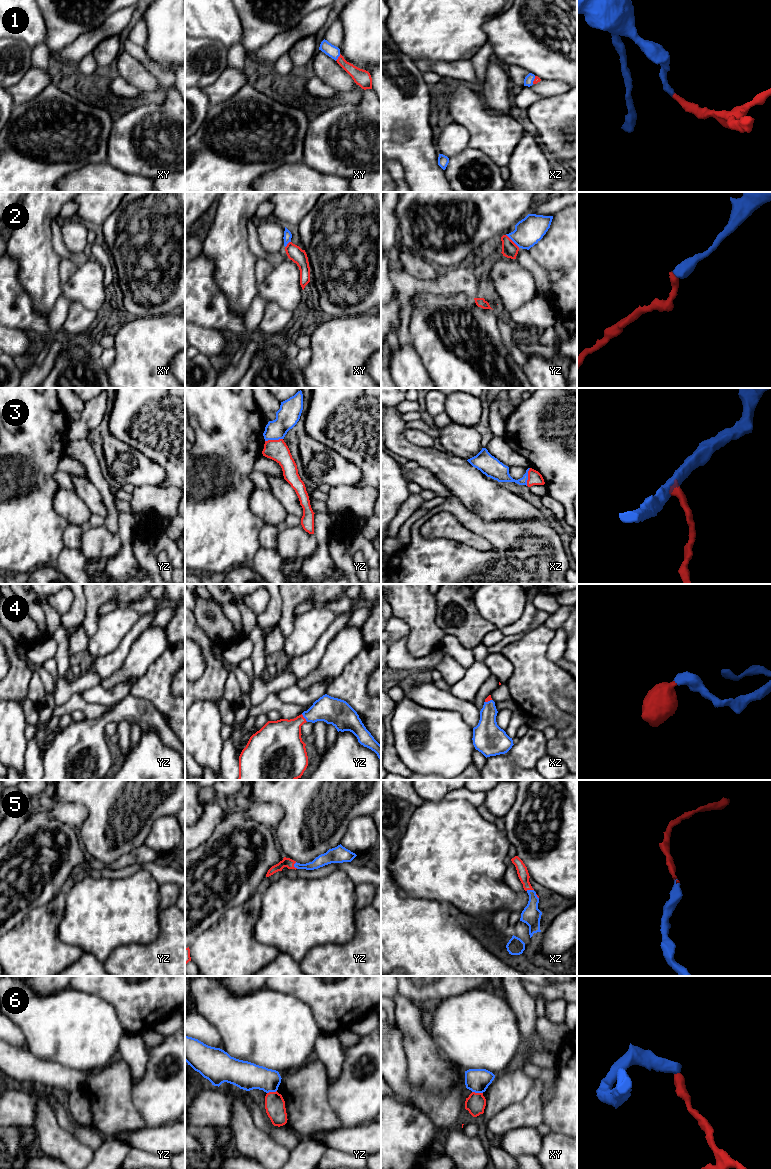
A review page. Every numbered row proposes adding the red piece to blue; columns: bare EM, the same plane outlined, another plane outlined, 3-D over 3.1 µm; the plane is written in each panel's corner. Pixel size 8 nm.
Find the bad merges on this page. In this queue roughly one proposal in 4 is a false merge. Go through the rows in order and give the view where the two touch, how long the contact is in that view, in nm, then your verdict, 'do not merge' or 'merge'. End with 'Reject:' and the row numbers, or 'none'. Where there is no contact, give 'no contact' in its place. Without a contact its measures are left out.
1: meets blue in xy; contact 70 nm long; merge
2: meets blue in yz; contact 160 nm long; merge
3: meets blue in yz; contact 150 nm long; do not merge
4: meets blue in yz; contact 80 nm long; merge
5: meets blue in yz; contact 60 nm long; merge
6: meets blue in xy; contact 90 nm long; do not merge
Reject: 3, 6

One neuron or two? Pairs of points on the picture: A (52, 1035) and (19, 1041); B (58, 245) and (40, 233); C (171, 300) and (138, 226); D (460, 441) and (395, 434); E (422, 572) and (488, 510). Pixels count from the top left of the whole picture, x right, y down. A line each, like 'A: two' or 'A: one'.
A: two
B: two
C: one
D: two
E: two

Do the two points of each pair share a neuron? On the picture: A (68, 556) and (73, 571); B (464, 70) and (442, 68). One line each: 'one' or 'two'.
A: one
B: one

